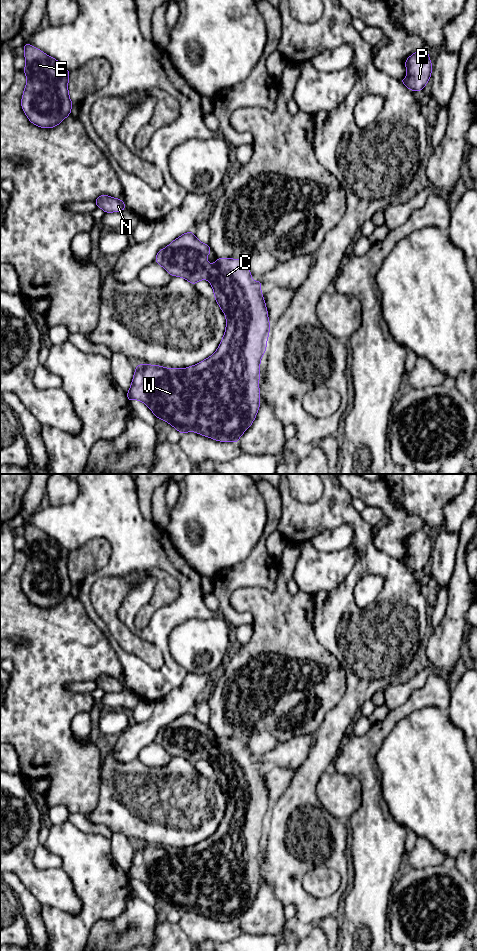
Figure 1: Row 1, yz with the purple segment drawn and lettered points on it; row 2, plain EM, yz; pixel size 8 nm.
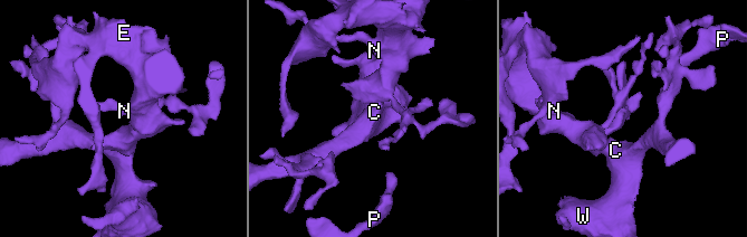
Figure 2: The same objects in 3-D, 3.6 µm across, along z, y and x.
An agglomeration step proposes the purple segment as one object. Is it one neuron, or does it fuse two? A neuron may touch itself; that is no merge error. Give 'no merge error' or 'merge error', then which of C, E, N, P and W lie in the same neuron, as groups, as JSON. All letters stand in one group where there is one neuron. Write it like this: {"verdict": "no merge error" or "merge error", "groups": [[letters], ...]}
{"verdict": "no merge error", "groups": [["C", "E", "N", "P", "W"]]}

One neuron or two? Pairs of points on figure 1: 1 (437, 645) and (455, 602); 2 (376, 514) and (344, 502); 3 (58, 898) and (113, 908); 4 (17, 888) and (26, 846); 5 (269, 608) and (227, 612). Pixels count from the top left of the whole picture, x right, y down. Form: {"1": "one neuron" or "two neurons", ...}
{"1": "one neuron", "2": "two neurons", "3": "two neurons", "4": "two neurons", "5": "two neurons"}

